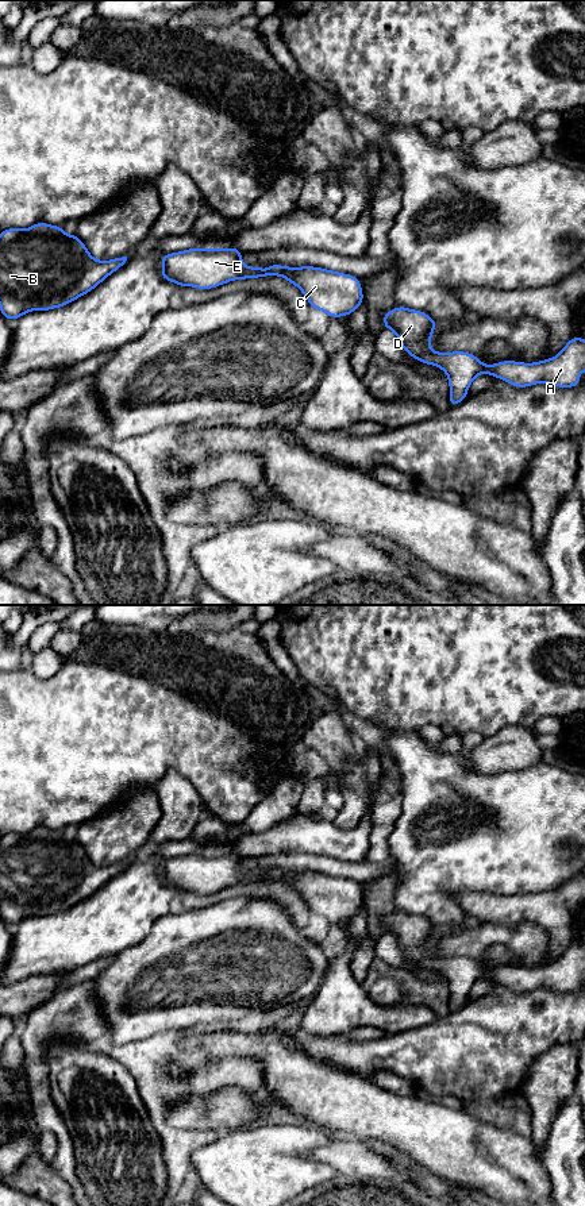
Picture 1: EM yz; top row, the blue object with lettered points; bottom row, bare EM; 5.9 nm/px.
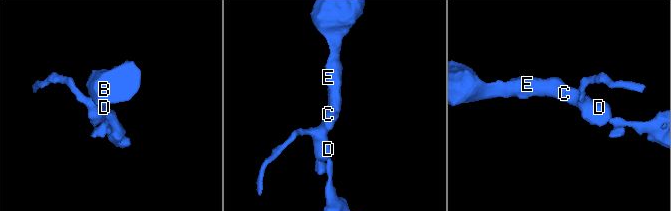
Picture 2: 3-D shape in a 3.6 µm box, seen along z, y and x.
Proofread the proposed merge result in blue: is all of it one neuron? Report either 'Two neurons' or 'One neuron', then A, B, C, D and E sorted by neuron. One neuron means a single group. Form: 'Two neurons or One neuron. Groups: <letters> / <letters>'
One neuron. Groups: A B C D E

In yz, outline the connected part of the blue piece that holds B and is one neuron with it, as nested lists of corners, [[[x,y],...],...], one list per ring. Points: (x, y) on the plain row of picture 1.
[[[35,828],[27,835],[0,836],[0,917],[7,925],[18,925],[30,916],[50,916],[68,910],[89,898],[127,862],[96,866],[77,840],[68,840],[62,831]]]

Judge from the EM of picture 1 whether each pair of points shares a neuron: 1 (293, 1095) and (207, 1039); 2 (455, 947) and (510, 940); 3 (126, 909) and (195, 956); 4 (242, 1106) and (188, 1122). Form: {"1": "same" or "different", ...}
{"1": "same", "2": "same", "3": "different", "4": "same"}

